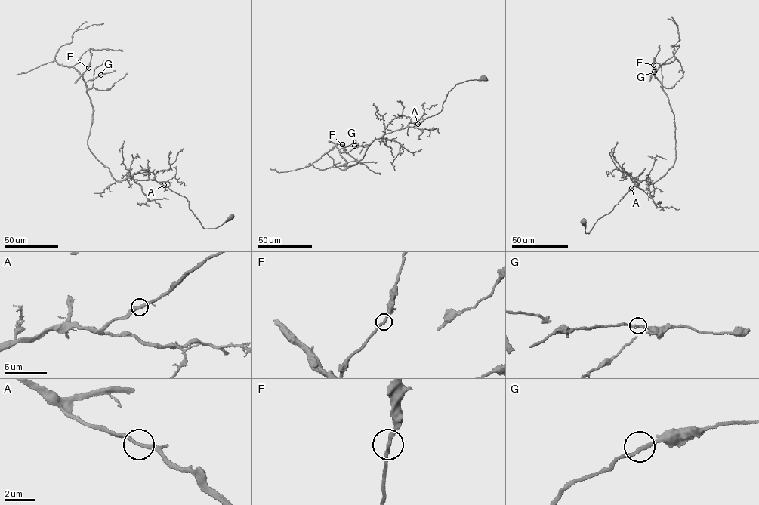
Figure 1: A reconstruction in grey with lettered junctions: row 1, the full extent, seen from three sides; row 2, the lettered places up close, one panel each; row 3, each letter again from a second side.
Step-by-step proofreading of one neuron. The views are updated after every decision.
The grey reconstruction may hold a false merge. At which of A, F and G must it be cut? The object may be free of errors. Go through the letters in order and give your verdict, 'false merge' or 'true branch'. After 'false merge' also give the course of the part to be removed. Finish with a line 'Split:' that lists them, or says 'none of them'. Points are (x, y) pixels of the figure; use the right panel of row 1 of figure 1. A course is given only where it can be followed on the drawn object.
A: true branch
F: true branch
G: true branch
Split: none of them

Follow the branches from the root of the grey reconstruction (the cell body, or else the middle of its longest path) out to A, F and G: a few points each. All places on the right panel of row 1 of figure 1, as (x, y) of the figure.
A: (582, 222), (585, 232), (588, 233), (597, 220), (609, 213), (631, 188)
F: (582, 222), (588, 233), (635, 183), (652, 183), (674, 164), (674, 115), (653, 65)
G: (582, 222), (588, 233), (635, 183), (652, 183), (674, 164), (674, 115), (654, 72)

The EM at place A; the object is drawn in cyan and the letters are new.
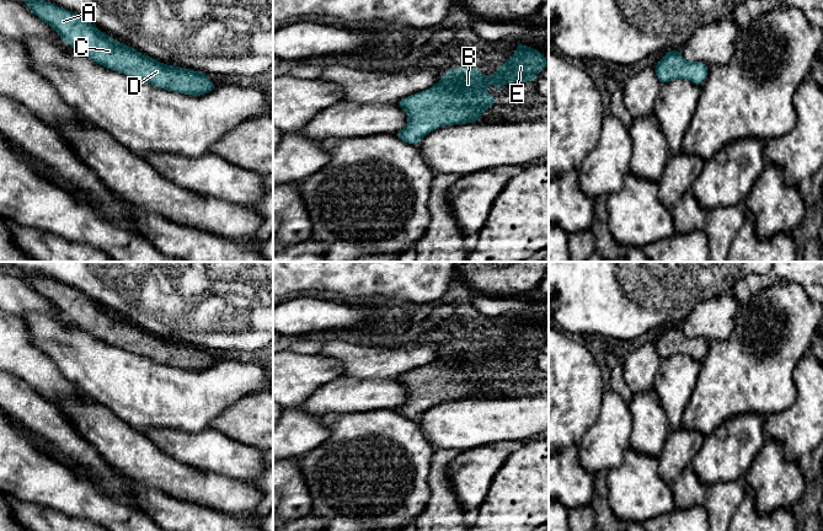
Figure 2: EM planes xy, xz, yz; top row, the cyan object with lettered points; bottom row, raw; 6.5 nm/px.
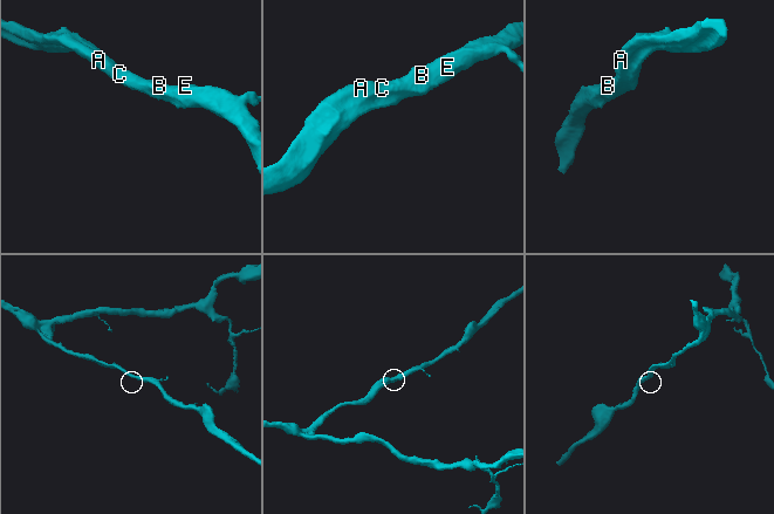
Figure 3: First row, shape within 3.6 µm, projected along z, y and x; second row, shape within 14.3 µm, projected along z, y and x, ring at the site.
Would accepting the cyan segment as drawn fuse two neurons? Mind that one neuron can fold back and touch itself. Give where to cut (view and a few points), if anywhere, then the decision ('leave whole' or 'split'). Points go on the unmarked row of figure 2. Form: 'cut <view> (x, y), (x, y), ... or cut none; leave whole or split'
cut none; leave whole

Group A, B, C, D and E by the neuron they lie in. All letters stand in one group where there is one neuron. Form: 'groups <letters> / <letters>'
groups A B C D E

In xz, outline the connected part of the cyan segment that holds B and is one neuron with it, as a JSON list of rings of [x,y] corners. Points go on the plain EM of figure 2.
[[[522,318],[514,321],[517,328],[493,347],[493,353],[486,353],[481,345],[472,342],[450,343],[431,364],[399,375],[396,379],[408,390],[408,396],[405,403],[395,411],[407,419],[418,420],[427,409],[439,402],[479,397],[487,382],[497,380],[495,371],[485,366],[490,359],[496,361],[496,366],[499,366],[507,358],[515,358],[522,361],[522,356],[524,359],[534,356],[543,343],[549,343],[549,338],[538,324]]]

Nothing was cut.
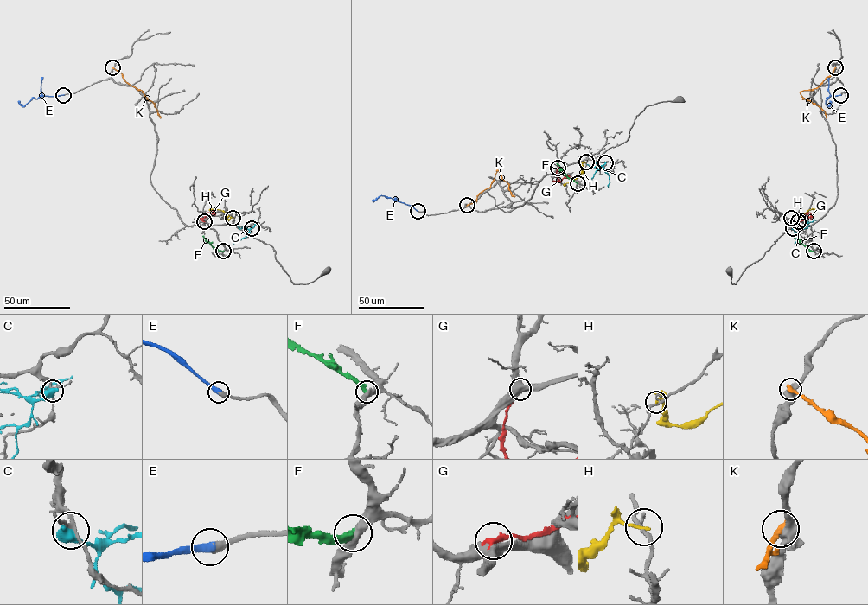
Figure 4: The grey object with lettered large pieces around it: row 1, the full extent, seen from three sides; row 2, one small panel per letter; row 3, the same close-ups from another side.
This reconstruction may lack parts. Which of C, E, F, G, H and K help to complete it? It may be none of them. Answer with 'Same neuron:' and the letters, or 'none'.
Same neuron: E

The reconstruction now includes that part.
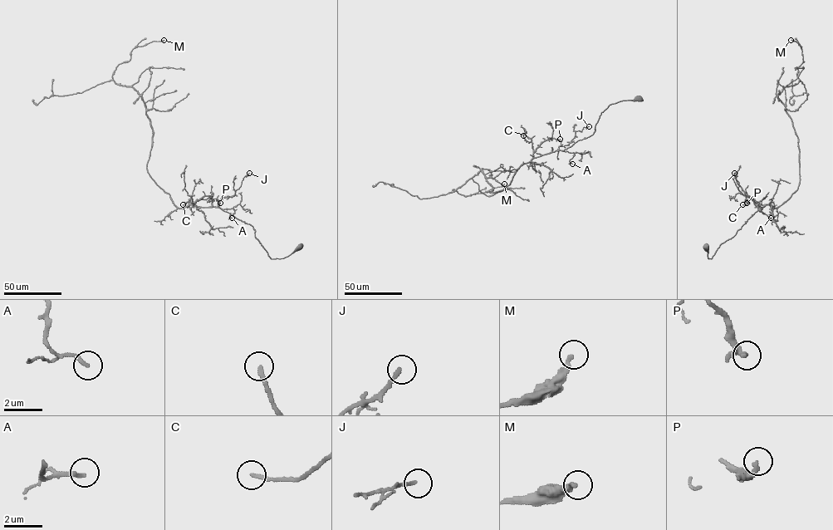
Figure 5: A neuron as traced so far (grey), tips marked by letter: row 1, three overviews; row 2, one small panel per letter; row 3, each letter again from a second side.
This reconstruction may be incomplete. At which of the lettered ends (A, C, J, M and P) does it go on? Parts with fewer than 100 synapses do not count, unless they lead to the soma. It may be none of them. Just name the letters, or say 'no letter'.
no letter

